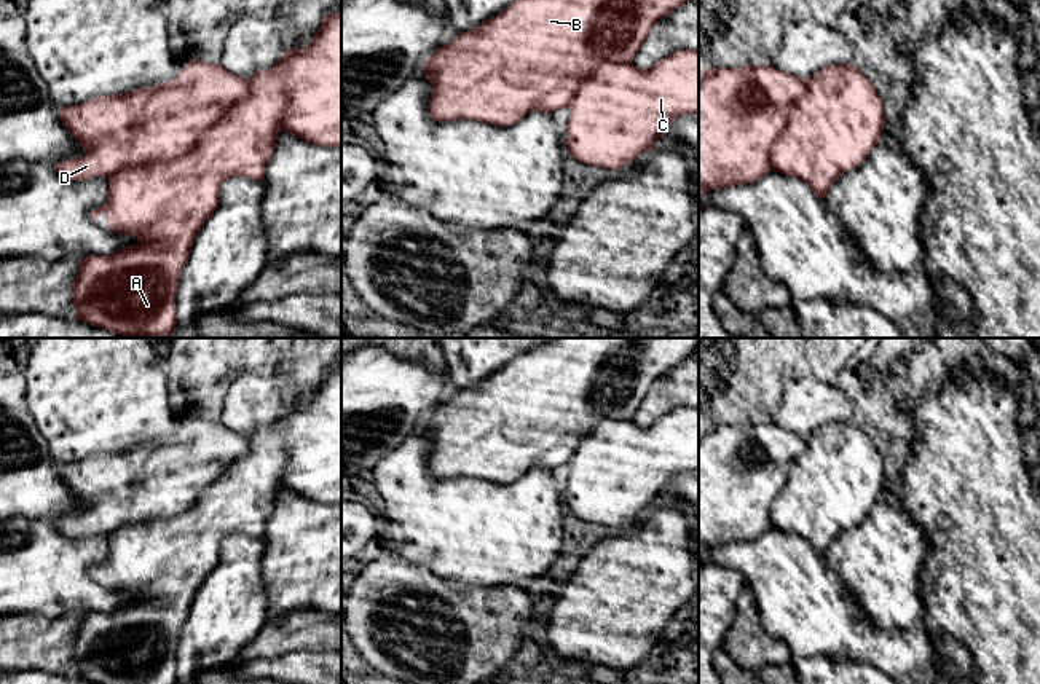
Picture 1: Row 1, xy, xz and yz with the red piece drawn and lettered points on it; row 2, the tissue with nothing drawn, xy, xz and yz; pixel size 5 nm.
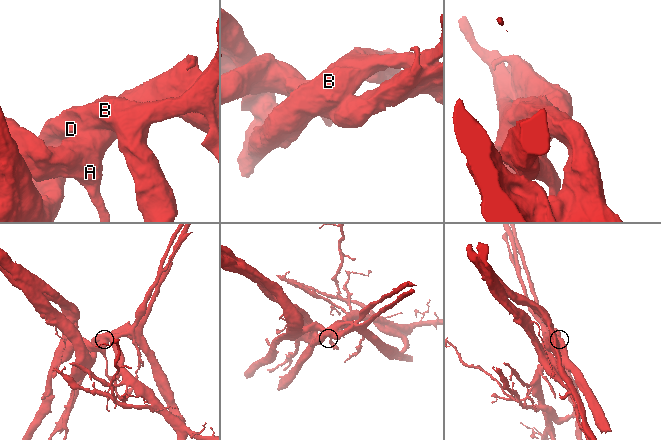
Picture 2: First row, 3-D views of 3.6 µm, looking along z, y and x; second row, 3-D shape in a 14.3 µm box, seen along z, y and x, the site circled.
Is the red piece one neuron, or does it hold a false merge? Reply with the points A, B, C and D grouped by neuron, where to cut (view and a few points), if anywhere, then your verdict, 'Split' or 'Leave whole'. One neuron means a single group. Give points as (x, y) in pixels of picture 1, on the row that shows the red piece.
Groups: A C / B D. Split along xy (249, 82), (246, 96), (189, 152), (125, 166), (109, 177). Split

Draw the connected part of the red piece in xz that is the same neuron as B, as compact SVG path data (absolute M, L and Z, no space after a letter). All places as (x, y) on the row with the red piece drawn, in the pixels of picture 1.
M515 0L482 26L459 32L424 62L432 83L429 116L434 121L475 120L512 126L530 112L553 113L569 105L579 85L606 62L632 62L654 24L687 0Z

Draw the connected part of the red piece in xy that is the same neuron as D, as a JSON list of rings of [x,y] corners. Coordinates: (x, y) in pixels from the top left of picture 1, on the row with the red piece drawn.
[[[188,62],[171,81],[59,108],[59,118],[85,155],[53,166],[65,180],[110,177],[131,166],[172,161],[190,153],[204,131],[249,94],[249,81],[220,64]]]

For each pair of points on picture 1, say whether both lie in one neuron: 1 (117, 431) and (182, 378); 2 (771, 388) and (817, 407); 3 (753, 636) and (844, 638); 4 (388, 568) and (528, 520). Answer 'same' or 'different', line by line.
1: different
2: different
3: different
4: different

